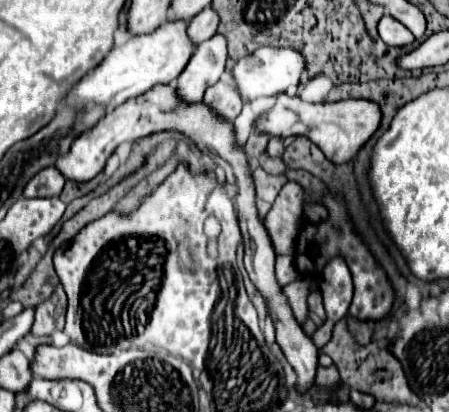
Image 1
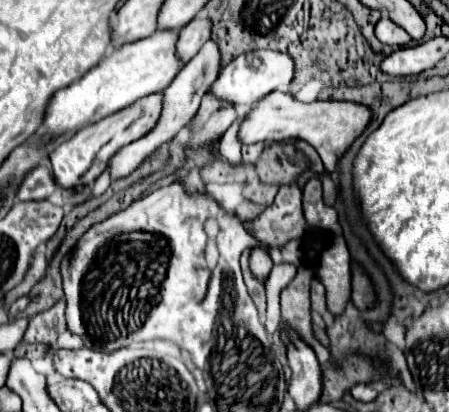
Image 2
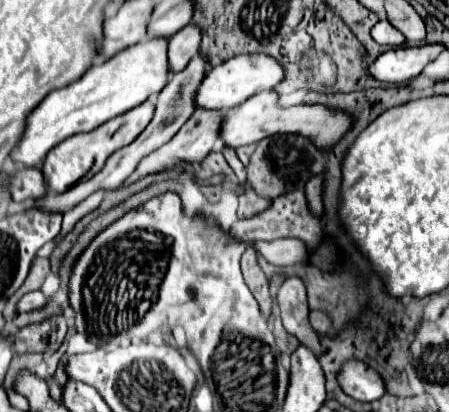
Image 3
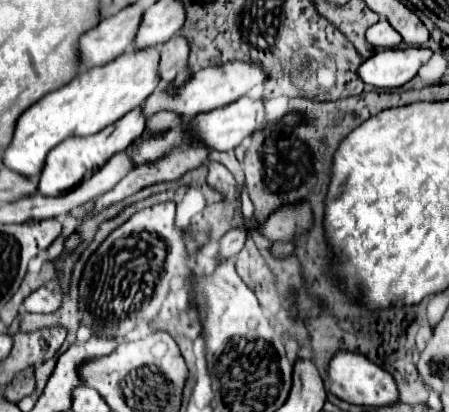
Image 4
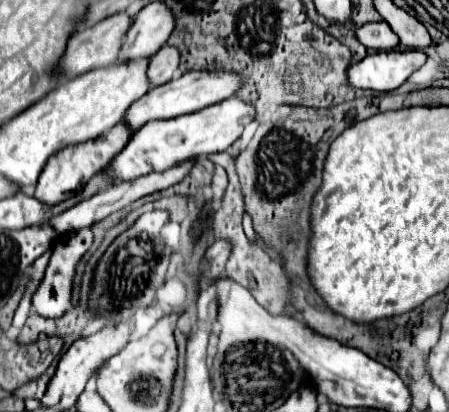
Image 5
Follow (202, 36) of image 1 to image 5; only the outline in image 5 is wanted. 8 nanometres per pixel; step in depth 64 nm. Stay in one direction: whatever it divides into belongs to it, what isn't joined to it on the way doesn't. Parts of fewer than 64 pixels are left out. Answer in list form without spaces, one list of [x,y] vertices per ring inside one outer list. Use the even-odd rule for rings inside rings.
[[[172,46],[160,48],[150,58],[150,64],[148,64],[146,76],[148,76],[150,88],[156,88],[160,84],[170,82],[176,76],[176,70],[178,70],[178,50]]]

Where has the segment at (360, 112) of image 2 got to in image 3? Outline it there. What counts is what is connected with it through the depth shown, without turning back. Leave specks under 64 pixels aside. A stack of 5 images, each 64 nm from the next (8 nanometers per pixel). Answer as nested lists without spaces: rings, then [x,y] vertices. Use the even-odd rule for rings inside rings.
[[[262,92],[256,94],[252,98],[248,98],[244,104],[240,104],[234,110],[226,110],[222,124],[220,124],[220,140],[224,146],[236,150],[244,144],[254,144],[258,140],[262,140],[264,136],[272,136],[272,134],[304,134],[310,136],[312,140],[316,140],[316,144],[320,148],[328,148],[334,146],[336,140],[340,140],[340,136],[344,136],[346,128],[348,128],[348,120],[344,112],[332,112],[330,108],[324,106],[310,106],[310,104],[298,104],[298,106],[290,106],[290,108],[280,108],[276,106],[276,92]]]

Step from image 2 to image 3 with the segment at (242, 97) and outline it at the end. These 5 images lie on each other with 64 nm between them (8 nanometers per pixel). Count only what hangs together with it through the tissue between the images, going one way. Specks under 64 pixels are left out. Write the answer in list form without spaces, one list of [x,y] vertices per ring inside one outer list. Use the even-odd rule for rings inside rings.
[[[248,54],[248,56],[236,56],[228,62],[214,66],[204,74],[204,80],[200,82],[196,96],[194,96],[194,108],[206,108],[206,110],[230,110],[242,104],[248,96],[252,96],[260,88],[274,88],[282,80],[282,66],[264,54]]]

